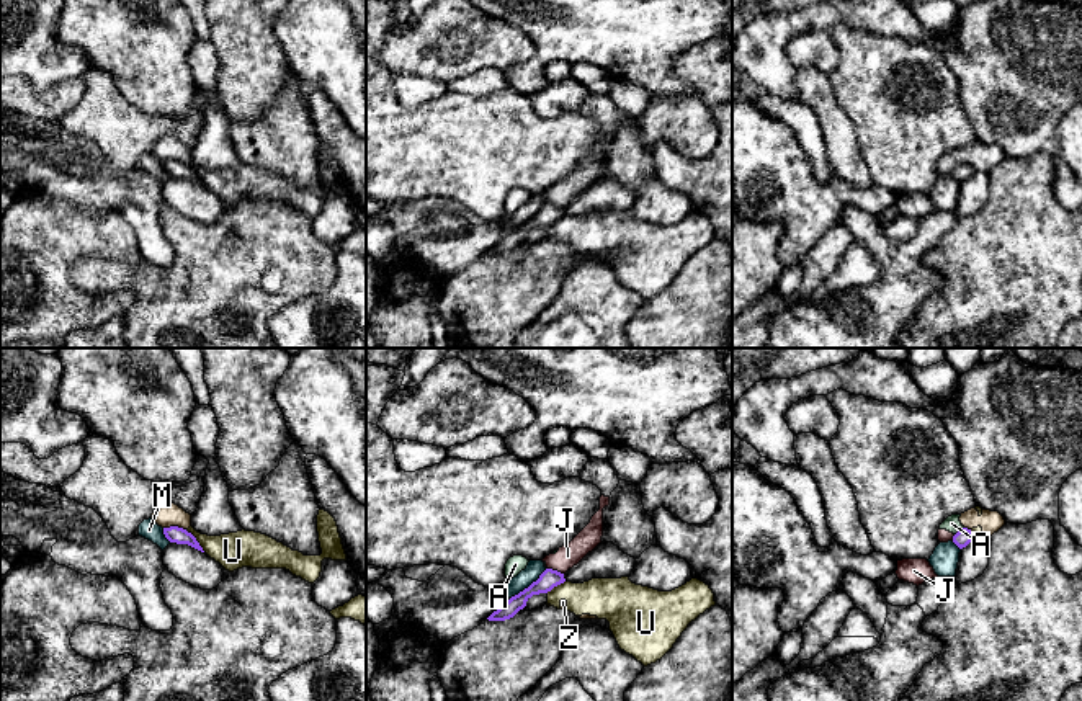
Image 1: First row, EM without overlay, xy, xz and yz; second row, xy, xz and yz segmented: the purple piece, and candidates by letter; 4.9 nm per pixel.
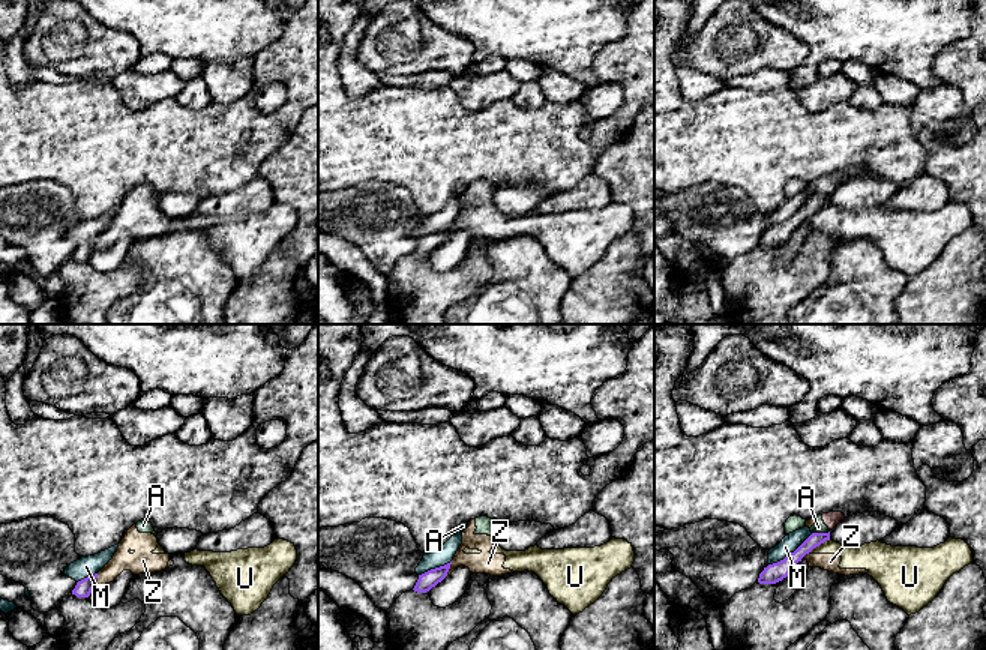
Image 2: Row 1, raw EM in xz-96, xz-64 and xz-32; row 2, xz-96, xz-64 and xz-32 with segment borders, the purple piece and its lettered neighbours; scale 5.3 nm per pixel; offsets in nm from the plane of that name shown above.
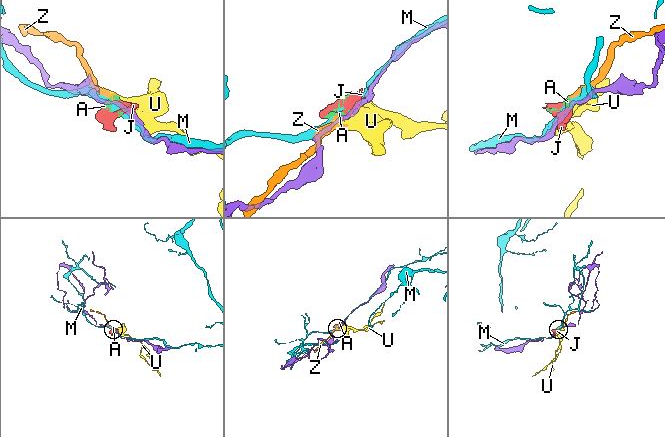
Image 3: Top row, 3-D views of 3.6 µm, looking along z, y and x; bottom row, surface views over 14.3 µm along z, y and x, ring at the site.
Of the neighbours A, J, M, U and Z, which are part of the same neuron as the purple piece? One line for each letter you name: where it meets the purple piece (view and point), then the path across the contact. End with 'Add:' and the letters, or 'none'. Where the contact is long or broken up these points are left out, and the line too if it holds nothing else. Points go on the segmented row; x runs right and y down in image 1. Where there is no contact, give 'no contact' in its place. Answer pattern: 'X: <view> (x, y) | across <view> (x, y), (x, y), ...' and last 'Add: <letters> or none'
Add: none

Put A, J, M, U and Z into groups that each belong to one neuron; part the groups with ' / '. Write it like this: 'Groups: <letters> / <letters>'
Groups: A J U Z / M

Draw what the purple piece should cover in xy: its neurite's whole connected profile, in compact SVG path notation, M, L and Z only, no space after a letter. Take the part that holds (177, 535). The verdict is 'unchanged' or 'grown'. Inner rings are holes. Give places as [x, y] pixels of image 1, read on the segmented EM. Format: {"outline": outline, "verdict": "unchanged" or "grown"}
{"outline": "M178 526L163 528L163 534L170 542L188 544L204 552L199 542L196 541L196 538L183 528L178 528Z", "verdict": "unchanged"}

